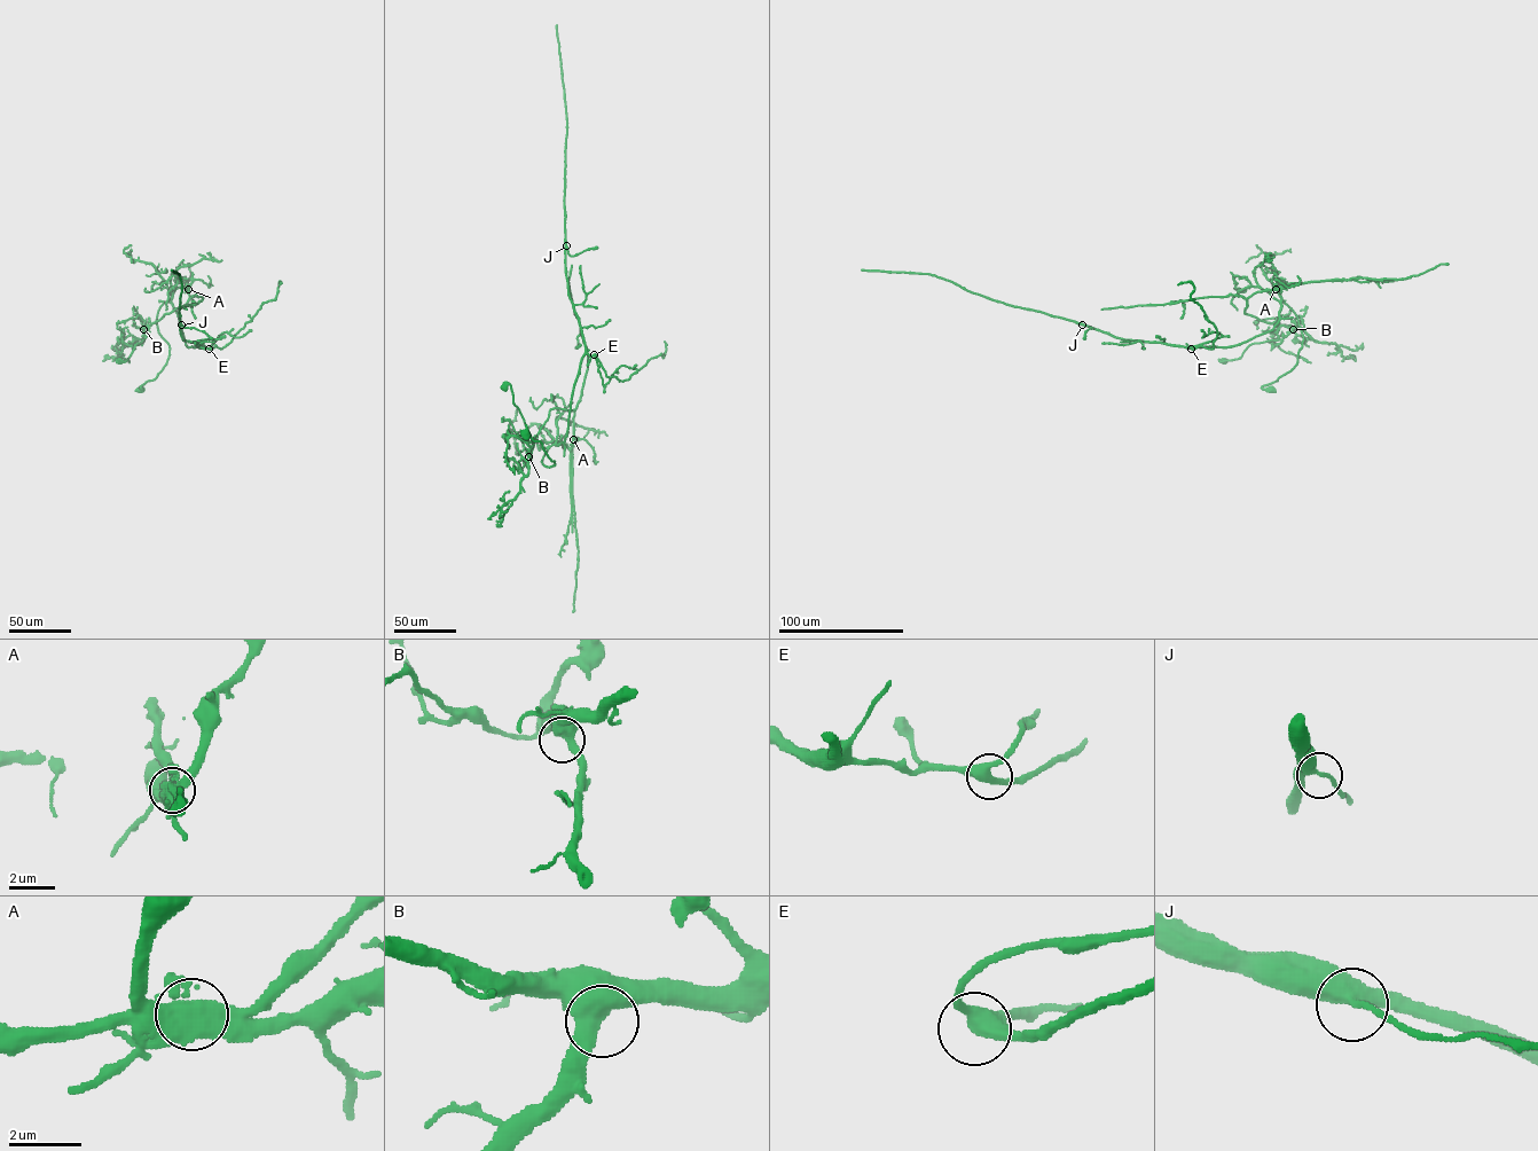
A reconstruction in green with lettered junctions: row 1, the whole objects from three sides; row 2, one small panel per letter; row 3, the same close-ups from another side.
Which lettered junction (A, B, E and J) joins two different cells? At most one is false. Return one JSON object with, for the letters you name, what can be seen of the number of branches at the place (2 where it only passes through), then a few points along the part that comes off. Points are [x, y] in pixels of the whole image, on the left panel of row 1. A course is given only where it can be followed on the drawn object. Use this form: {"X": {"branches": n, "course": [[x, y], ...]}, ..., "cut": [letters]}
{"A": {"branches": 3, "course": [[188, 289], [188, 302], [144, 327], [144, 338], [126, 361], [116, 359]]}, "cut": ["A"]}

